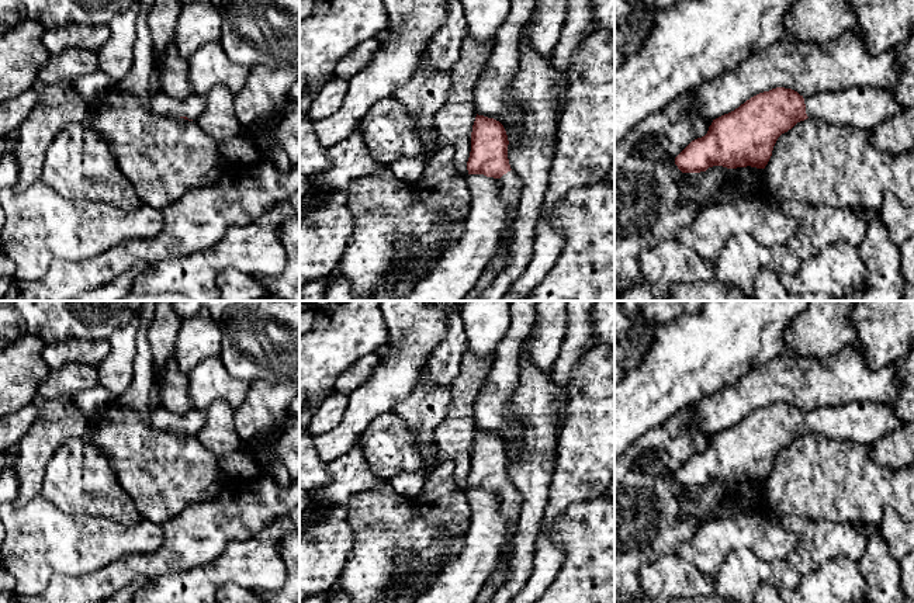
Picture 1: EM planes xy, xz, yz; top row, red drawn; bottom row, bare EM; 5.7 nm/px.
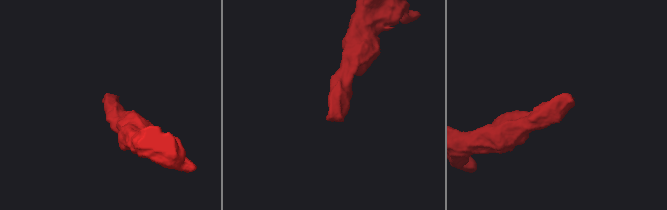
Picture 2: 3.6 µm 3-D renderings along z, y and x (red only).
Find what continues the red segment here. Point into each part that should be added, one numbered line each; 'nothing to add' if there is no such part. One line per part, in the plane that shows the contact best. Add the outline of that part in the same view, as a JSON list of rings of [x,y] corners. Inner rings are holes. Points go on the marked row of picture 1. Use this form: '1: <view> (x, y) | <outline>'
1: xz (494, 201) | [[[513,170],[501,179],[468,174],[465,181],[470,188],[471,201],[460,238],[443,252],[436,268],[425,278],[416,281],[402,301],[463,301],[482,277],[484,270],[498,252],[503,231],[516,215],[522,181]]]

